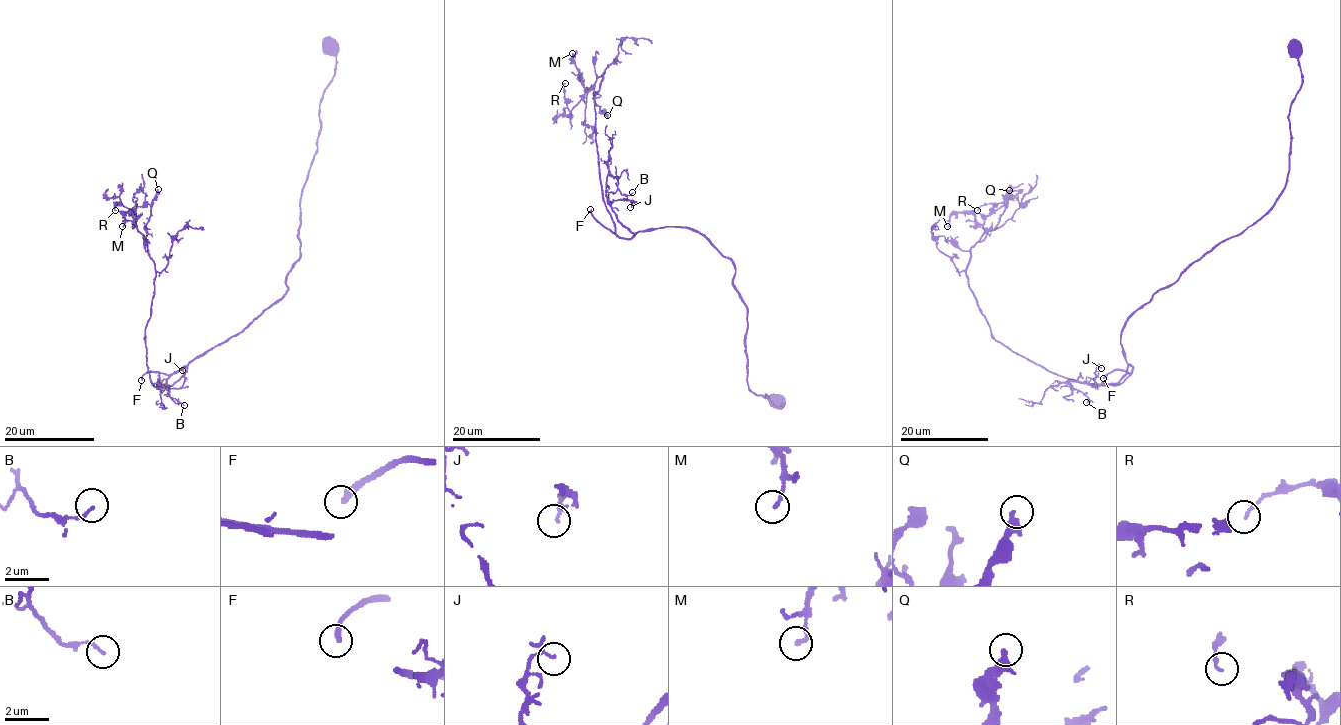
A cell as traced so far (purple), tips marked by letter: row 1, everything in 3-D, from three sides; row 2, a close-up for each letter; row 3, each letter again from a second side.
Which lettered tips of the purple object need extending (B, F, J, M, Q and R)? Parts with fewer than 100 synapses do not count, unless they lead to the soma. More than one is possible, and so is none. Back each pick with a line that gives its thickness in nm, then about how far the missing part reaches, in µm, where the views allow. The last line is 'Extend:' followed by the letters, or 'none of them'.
F: 240 nm thick; about 90 µm are missing
Extend: F

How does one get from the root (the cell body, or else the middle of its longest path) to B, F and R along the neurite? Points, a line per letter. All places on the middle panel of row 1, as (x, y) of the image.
B: (778, 399), (748, 388), (735, 265), (686, 228), (632, 233), (607, 177), (632, 192)
F: (778, 399), (776, 408), (748, 388), (747, 307), (734, 287), (735, 265), (693, 230), (620, 238), (590, 209)
R: (778, 399), (748, 388), (735, 265), (686, 228), (632, 233), (605, 203), (605, 72), (570, 111), (565, 83)

